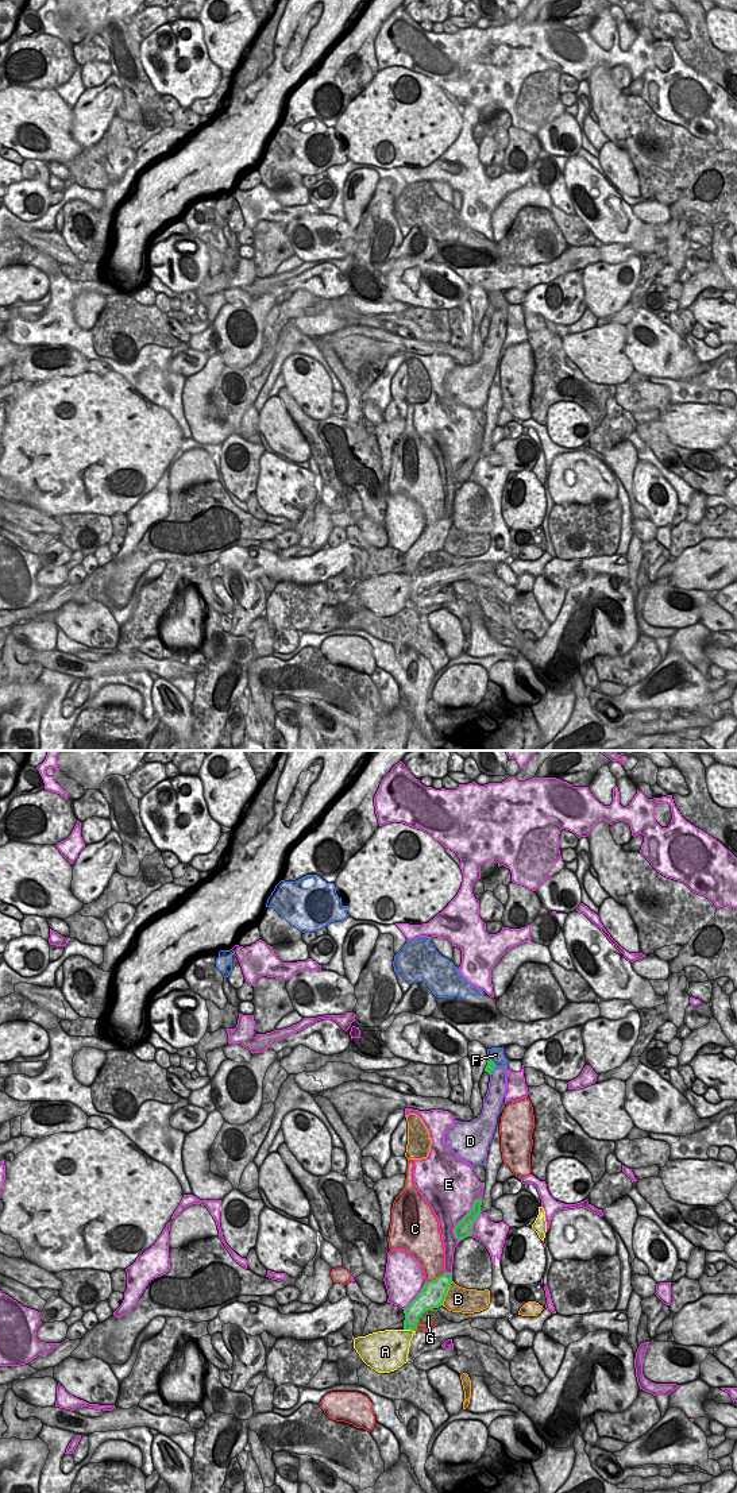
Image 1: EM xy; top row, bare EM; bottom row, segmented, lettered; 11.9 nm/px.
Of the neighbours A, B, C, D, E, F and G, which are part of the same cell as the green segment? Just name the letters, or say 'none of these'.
none of these

